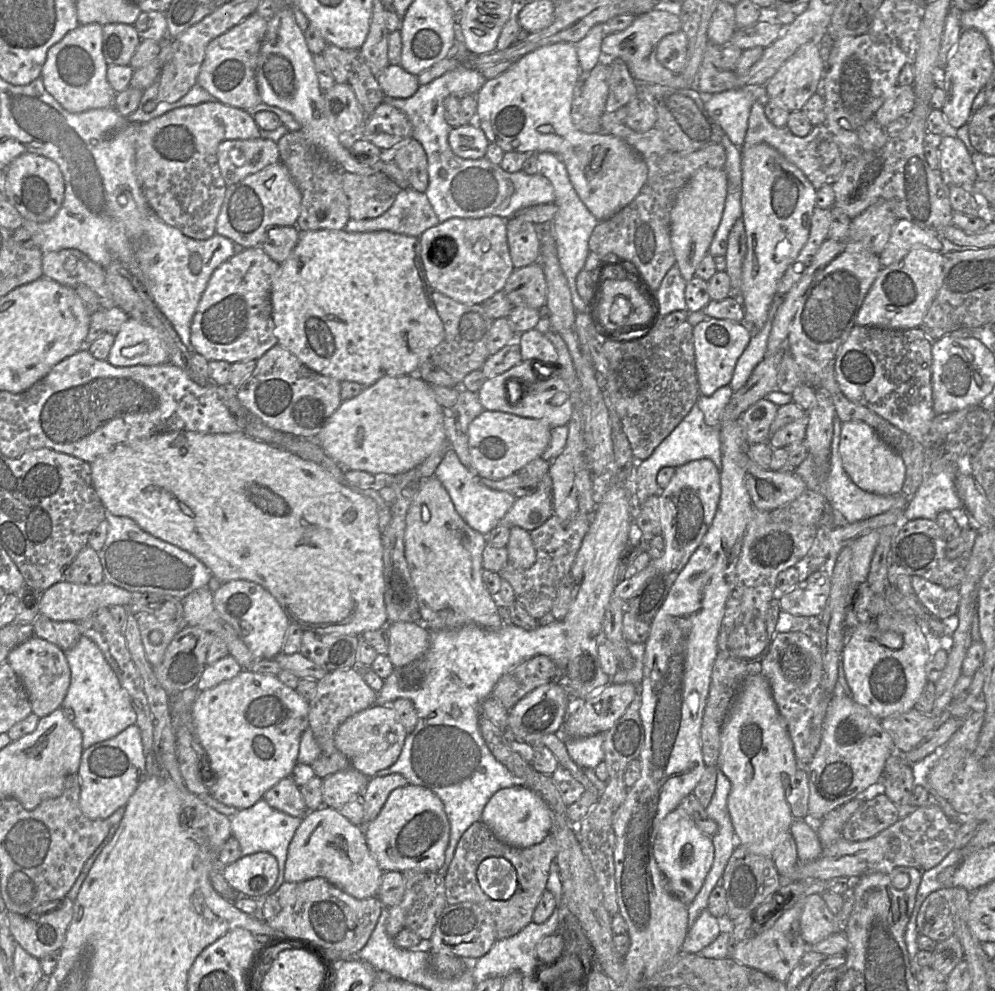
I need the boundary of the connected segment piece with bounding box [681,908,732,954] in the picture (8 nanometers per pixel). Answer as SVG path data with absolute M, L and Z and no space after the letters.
M706 908L688 930L682 944L683 952L697 954L711 944L721 932L731 929L732 923L726 918L715 918Z

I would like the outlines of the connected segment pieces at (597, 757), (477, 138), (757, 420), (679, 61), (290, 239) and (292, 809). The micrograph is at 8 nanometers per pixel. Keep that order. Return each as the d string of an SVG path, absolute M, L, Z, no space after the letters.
M604 734L583 738L565 737L564 743L572 760L581 768L595 769L604 760Z
M476 123L452 128L448 141L454 154L464 159L485 157L490 143L483 130Z
M766 398L751 405L740 417L748 444L768 442L769 430L774 421L778 406Z
M681 30L668 34L659 41L656 57L664 67L680 74L685 64L687 48L687 36Z
M293 226L270 228L261 244L266 254L278 264L284 262L292 253L299 240L300 230Z
M284 778L264 794L263 800L278 811L303 818L309 811L299 788L290 778Z

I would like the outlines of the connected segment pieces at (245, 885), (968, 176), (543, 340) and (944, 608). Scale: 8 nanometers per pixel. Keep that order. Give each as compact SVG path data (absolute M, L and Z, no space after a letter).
M257 852L240 857L222 866L222 874L238 895L256 897L270 892L278 878L277 859L268 852Z
M944 135L937 147L939 169L950 184L970 188L978 179L971 154L959 138Z
M531 329L517 335L519 335L519 345L523 361L546 363L543 365L545 365L547 369L549 369L549 365L550 367L554 367L552 374L555 374L554 357L558 357L558 354L553 343L546 335L536 329Z
M917 575L911 577L911 583L919 601L938 619L947 619L957 613L958 588L946 588Z

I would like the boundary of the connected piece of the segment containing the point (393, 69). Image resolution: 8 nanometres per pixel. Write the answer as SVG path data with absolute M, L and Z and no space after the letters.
M389 64L376 77L385 96L409 98L419 87L418 77L404 70L400 65Z

